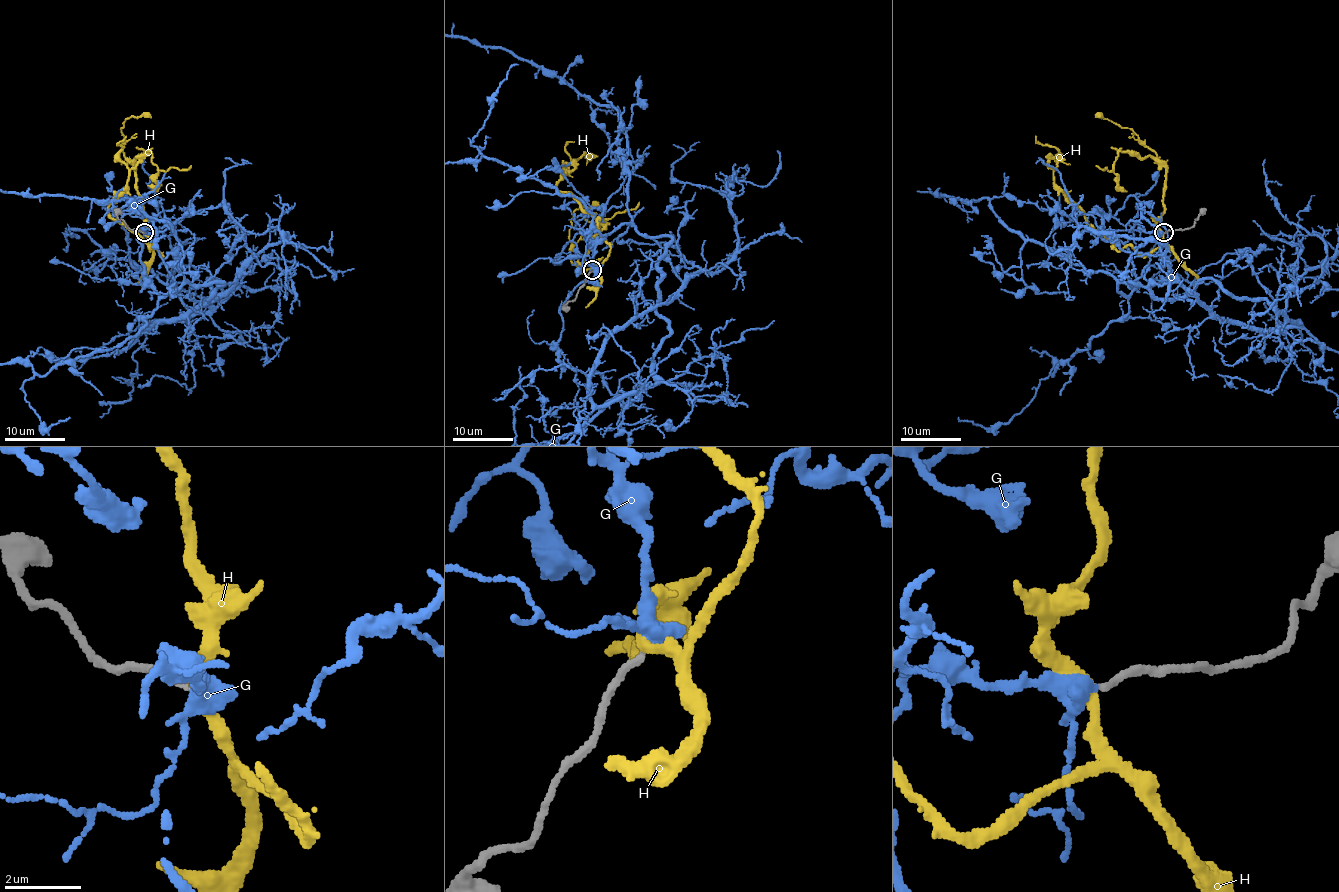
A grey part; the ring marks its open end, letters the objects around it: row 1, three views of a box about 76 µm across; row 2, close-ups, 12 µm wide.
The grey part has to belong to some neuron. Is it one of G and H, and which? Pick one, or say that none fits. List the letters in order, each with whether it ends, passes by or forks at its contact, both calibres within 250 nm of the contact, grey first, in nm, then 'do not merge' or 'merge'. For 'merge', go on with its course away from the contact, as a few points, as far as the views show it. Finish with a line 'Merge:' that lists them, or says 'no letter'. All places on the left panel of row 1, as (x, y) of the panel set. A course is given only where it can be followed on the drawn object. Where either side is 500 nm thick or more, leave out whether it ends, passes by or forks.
G: it forks there; 180 nm thick on the grey side, 360 nm on the other; merge
H: it passes by; 180 nm thick on the grey side, 260 nm on the other; do not merge
Merge: G

